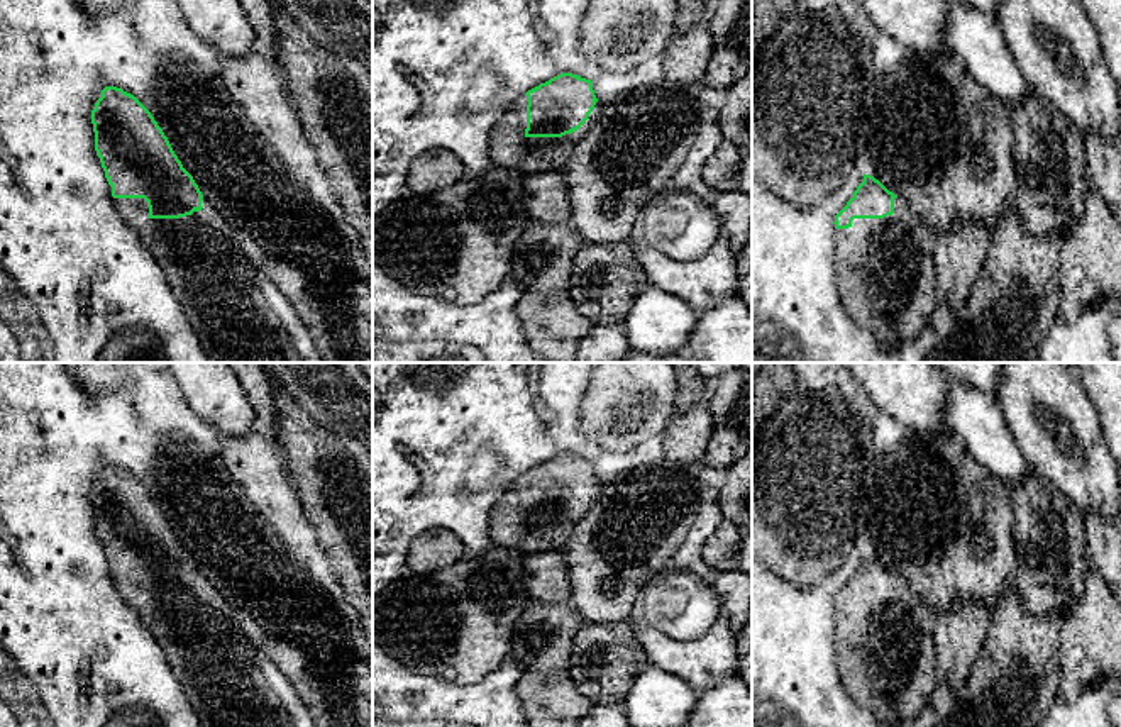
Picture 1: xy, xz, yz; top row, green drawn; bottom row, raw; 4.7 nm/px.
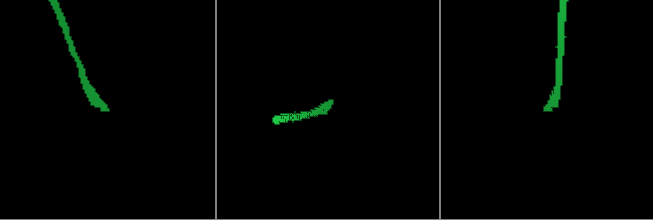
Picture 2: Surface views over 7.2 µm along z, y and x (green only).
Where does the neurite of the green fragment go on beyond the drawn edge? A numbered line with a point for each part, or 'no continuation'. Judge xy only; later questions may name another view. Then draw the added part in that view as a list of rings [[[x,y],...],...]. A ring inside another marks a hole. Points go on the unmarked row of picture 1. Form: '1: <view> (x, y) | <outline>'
1: xy (210, 656) | [[[203,576],[202,590],[179,598],[149,598],[144,578],[113,578],[166,654],[202,727],[291,727],[288,715],[257,666],[257,649],[244,635],[222,593]]]

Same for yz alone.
1: yz (884, 653) | [[[901,576],[894,578],[892,595],[884,598],[853,598],[848,608],[835,610],[833,644],[842,685],[859,707],[870,710],[887,727],[914,720],[931,703],[931,693],[936,685],[933,624],[935,615],[931,608]]]

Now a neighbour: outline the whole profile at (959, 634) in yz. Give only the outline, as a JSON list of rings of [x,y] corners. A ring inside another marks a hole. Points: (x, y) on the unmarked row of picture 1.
[[[960,602],[935,615],[936,681],[945,683],[953,693],[965,686],[982,651],[991,625],[991,612],[984,605]]]

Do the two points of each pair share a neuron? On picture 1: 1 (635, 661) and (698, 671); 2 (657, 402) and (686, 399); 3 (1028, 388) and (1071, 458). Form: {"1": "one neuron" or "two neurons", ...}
{"1": "two neurons", "2": "two neurons", "3": "one neuron"}

